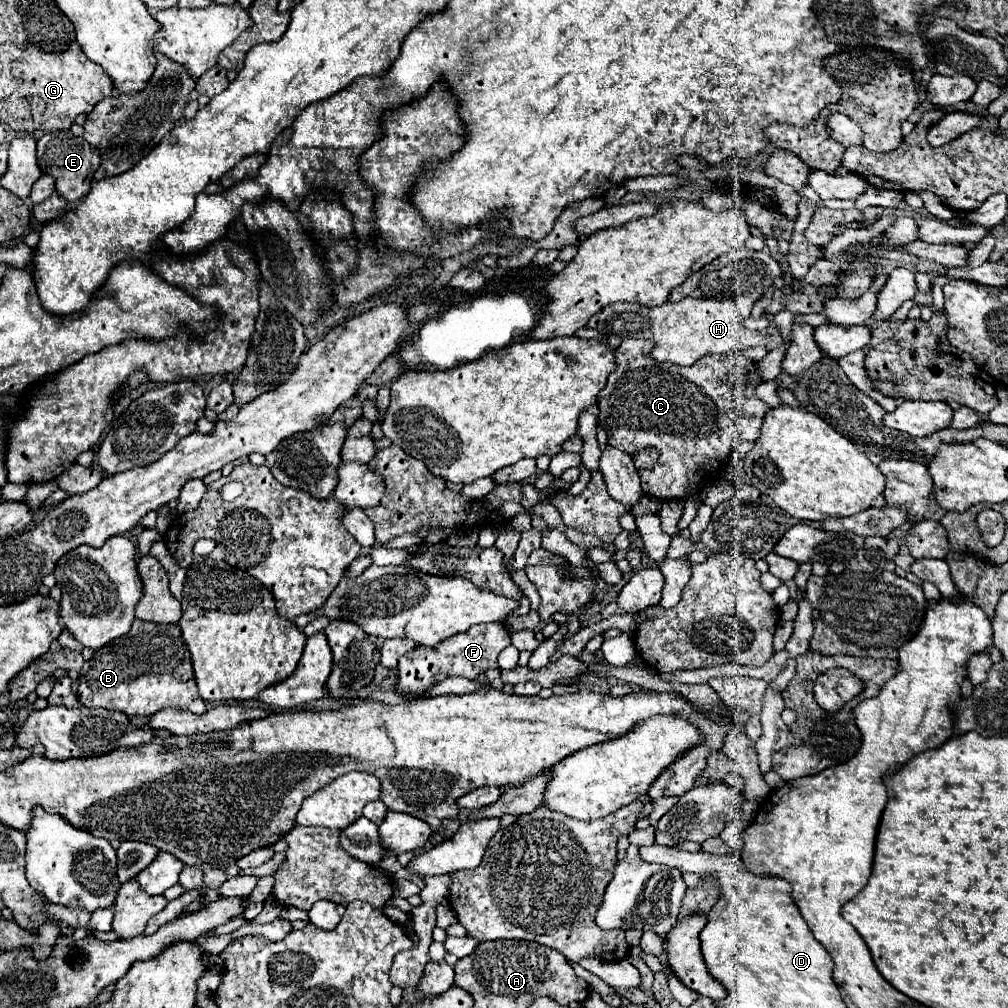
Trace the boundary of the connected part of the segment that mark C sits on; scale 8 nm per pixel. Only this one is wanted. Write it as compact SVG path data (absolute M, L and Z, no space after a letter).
M626 338L616 350L616 370L608 376L606 388L598 396L598 422L608 432L608 442L630 456L644 448L656 448L664 464L654 464L652 468L640 470L642 490L648 496L658 500L682 500L690 492L700 492L708 484L720 480L724 466L732 460L732 454L742 442L756 442L760 426L764 422L764 414L770 410L766 402L762 402L754 390L764 380L760 376L758 364L746 358L742 352L730 354L712 354L696 364L684 368L670 362L656 362L650 356L654 348L652 340Z

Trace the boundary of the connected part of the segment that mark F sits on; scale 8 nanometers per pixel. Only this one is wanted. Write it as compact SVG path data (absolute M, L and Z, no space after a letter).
M476 624L468 632L460 636L452 636L444 640L444 644L436 644L434 648L414 648L398 660L398 676L396 676L396 692L408 696L410 700L420 698L428 688L442 682L448 676L464 676L468 680L476 680L490 668L498 668L496 656L500 650L510 646L510 634L504 624Z

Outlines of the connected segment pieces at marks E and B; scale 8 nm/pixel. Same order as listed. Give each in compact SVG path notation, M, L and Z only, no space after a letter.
M46 132L42 138L38 138L38 166L42 168L44 174L56 178L58 194L68 202L74 202L90 192L94 172L100 166L100 154L96 152L96 148L92 148L82 138L76 138L72 132L66 134Z
M134 620L128 634L98 648L78 674L78 700L88 708L116 710L126 716L152 716L168 706L194 714L206 712L204 700L196 694L192 658L178 624Z

